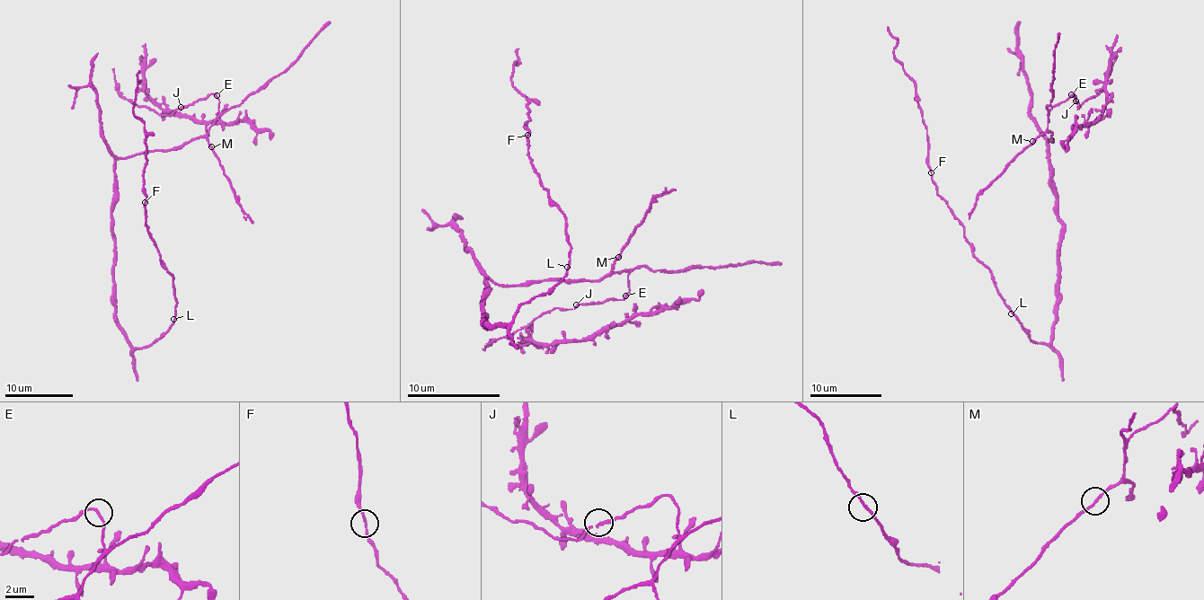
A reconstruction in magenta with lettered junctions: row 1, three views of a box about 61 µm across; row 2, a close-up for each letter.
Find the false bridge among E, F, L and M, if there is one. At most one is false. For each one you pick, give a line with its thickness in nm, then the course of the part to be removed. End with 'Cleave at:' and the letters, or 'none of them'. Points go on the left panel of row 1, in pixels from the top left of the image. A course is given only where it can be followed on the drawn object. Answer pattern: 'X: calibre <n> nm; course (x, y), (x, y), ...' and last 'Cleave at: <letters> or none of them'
Cleave at: none of them

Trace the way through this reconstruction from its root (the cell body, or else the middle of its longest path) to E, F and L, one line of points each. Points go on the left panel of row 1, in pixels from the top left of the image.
E: (114, 246), (110, 228), (114, 163), (152, 151), (181, 149), (199, 139), (219, 114), (216, 96)
F: (114, 246), (114, 319), (133, 348), (146, 348), (173, 322), (177, 299), (173, 277), (145, 223), (145, 202)
L: (114, 246), (114, 319), (126, 341), (135, 349), (146, 348), (169, 330), (173, 319)

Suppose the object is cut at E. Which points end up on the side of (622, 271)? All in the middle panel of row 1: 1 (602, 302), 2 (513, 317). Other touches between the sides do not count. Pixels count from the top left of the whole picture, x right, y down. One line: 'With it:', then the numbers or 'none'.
With it: 2

